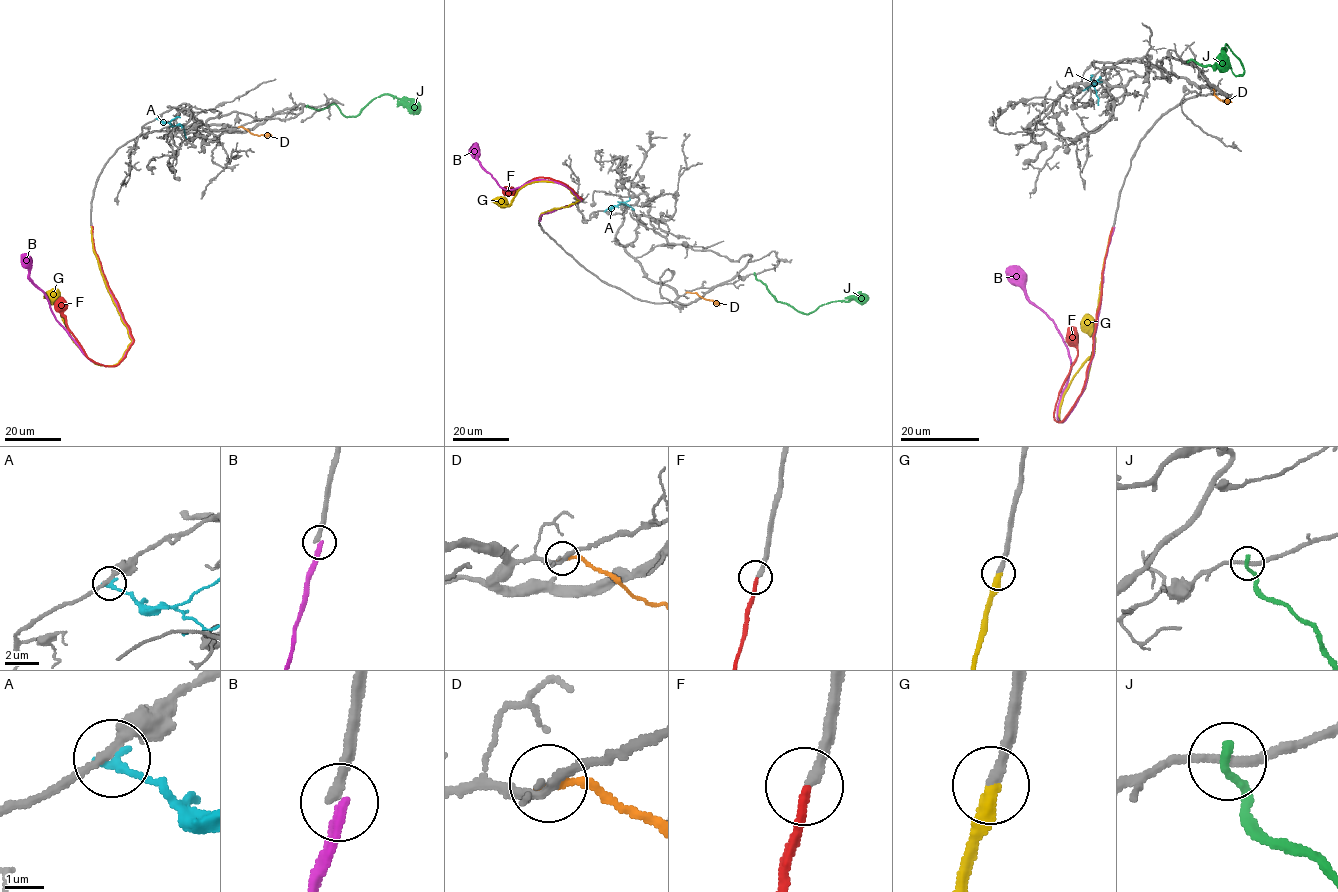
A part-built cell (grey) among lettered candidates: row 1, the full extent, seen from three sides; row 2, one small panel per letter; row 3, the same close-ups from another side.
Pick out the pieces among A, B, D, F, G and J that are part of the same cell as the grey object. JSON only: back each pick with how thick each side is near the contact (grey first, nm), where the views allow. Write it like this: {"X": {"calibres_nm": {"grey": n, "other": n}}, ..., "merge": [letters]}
{"G": {"calibres_nm": {"grey": 300, "other": 380}}, "merge": ["G"]}

